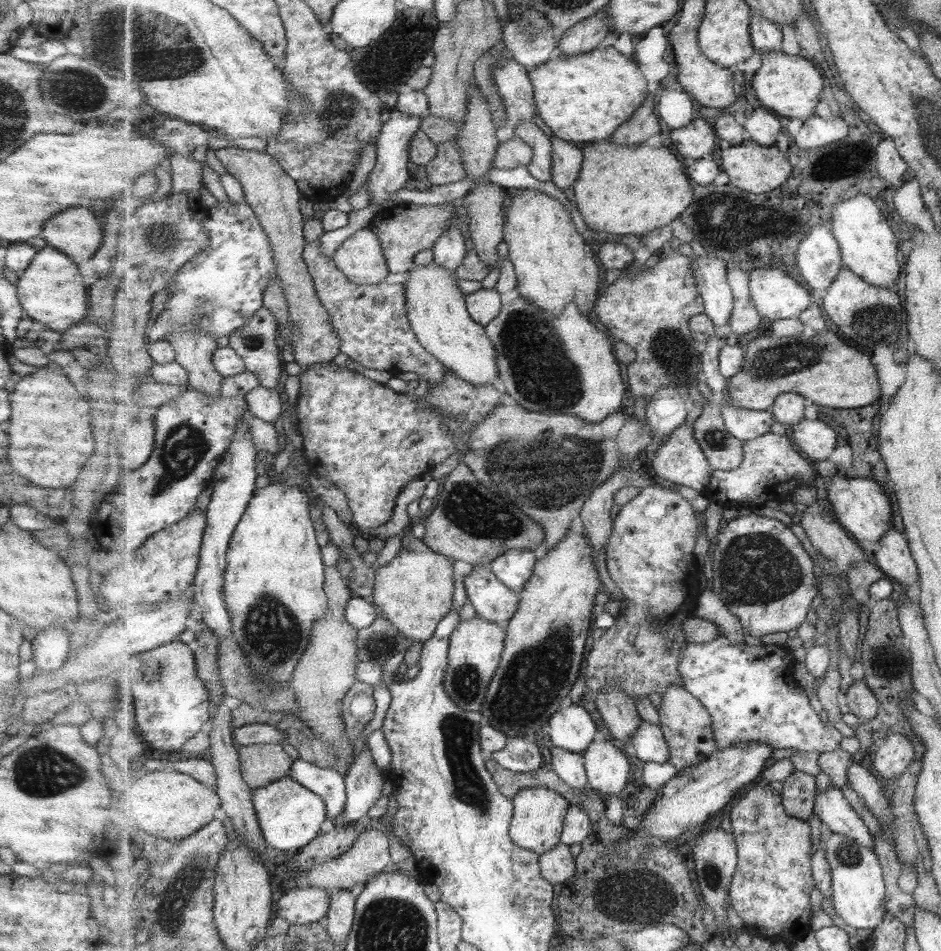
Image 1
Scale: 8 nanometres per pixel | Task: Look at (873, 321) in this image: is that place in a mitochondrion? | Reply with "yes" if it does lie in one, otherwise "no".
yes

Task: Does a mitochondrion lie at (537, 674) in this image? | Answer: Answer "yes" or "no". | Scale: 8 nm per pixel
yes

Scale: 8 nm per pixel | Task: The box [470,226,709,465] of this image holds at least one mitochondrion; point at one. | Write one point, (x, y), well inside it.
(528, 341)

